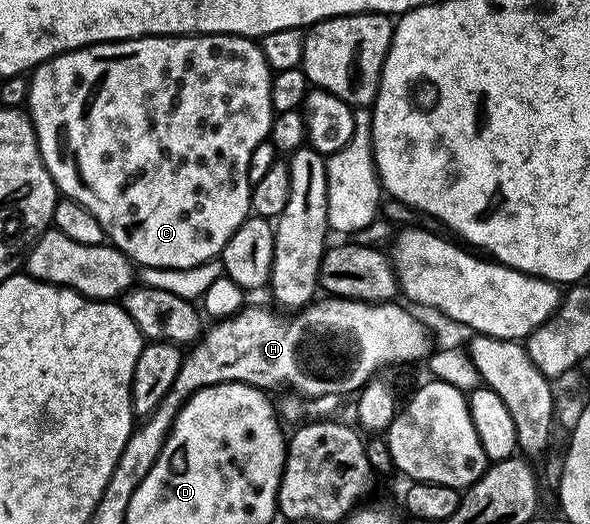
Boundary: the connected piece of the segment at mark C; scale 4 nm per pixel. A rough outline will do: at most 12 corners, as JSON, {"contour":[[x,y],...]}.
{"contour":[[247,36],[31,69],[67,199],[146,268],[250,215],[274,73]]}

